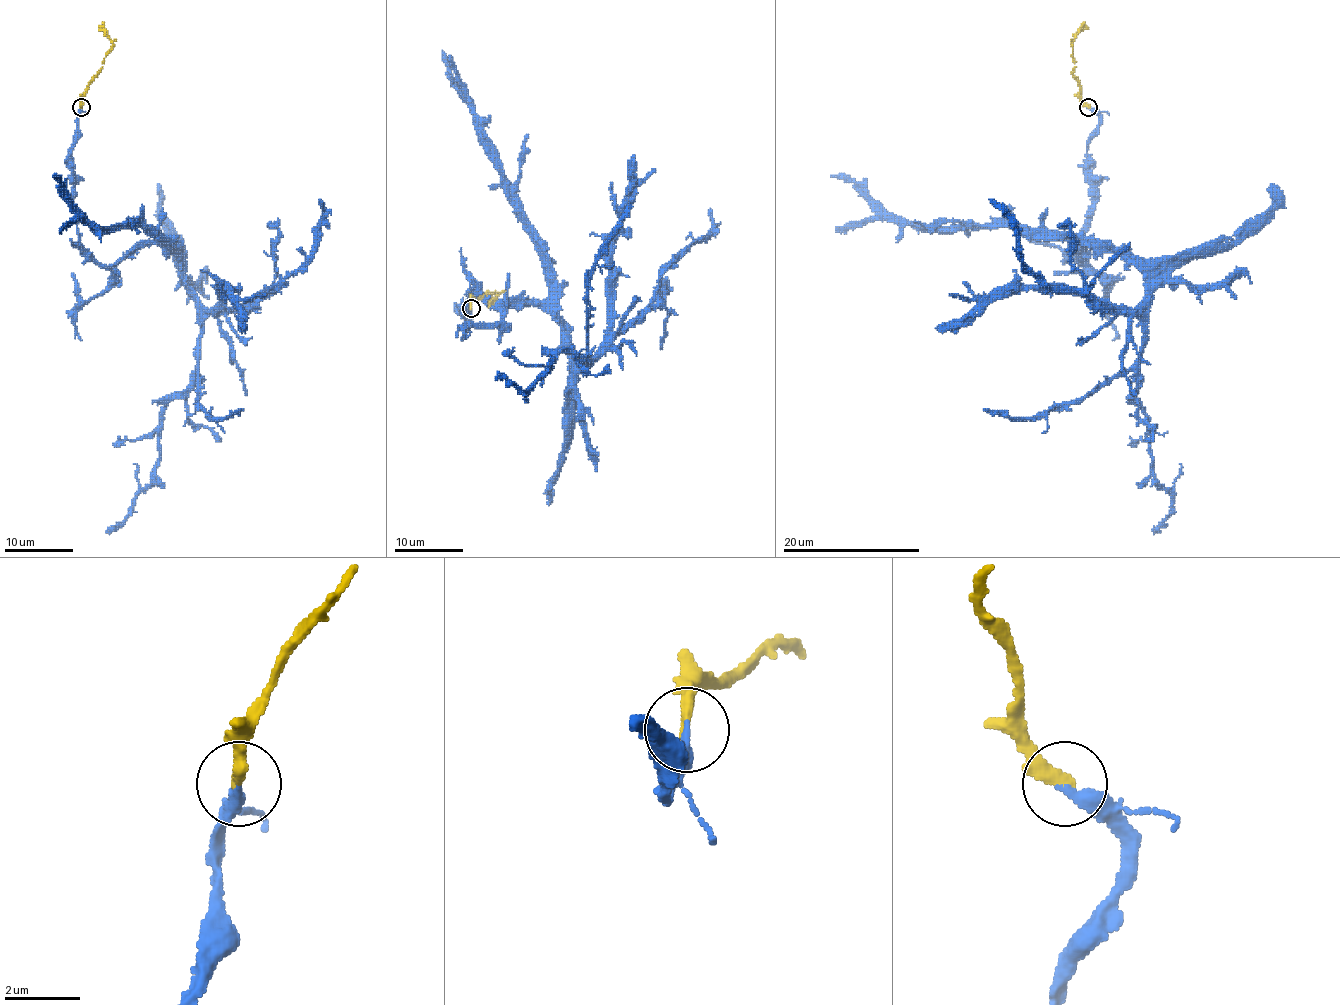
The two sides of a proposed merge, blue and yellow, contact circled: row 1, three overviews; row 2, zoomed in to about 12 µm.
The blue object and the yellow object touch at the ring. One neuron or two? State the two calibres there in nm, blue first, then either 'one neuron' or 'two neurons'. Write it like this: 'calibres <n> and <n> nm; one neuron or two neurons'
calibres 320 and 320 nm; one neuron

